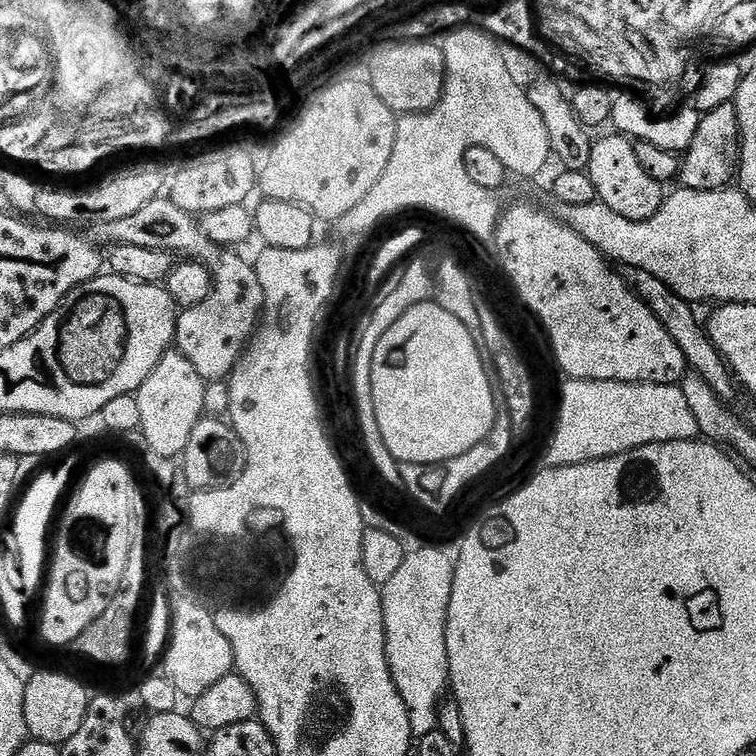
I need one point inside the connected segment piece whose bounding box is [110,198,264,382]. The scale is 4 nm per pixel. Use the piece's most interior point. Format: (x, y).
(212, 336)

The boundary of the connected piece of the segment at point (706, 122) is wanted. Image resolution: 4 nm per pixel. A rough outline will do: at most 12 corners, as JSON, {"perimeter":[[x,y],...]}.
{"perimeter":[[732,104],[700,117],[679,183],[718,192],[740,170]]}

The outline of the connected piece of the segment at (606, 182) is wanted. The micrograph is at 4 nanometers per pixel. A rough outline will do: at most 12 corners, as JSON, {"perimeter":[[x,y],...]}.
{"perimeter":[[593,143],[586,169],[597,201],[642,222],[665,189],[642,170],[635,143]]}

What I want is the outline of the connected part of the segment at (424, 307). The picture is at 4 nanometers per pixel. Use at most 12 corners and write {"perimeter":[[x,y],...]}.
{"perimeter":[[422,303],[382,335],[374,414],[400,464],[491,434],[474,332]]}

